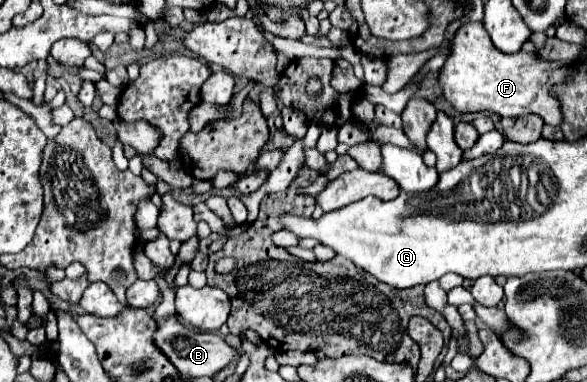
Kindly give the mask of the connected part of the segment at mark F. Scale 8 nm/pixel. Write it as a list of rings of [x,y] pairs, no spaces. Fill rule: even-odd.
[[[465,23],[457,29],[457,33],[451,39],[449,57],[445,59],[445,65],[439,71],[439,87],[443,91],[445,101],[451,103],[461,113],[489,111],[489,113],[497,113],[499,117],[523,117],[523,115],[535,113],[535,115],[543,117],[545,123],[559,125],[561,123],[561,111],[559,111],[557,99],[549,95],[549,87],[555,83],[561,83],[567,75],[567,69],[569,69],[567,63],[541,61],[535,53],[525,53],[525,51],[517,51],[513,55],[501,53],[491,43],[483,23]]]

